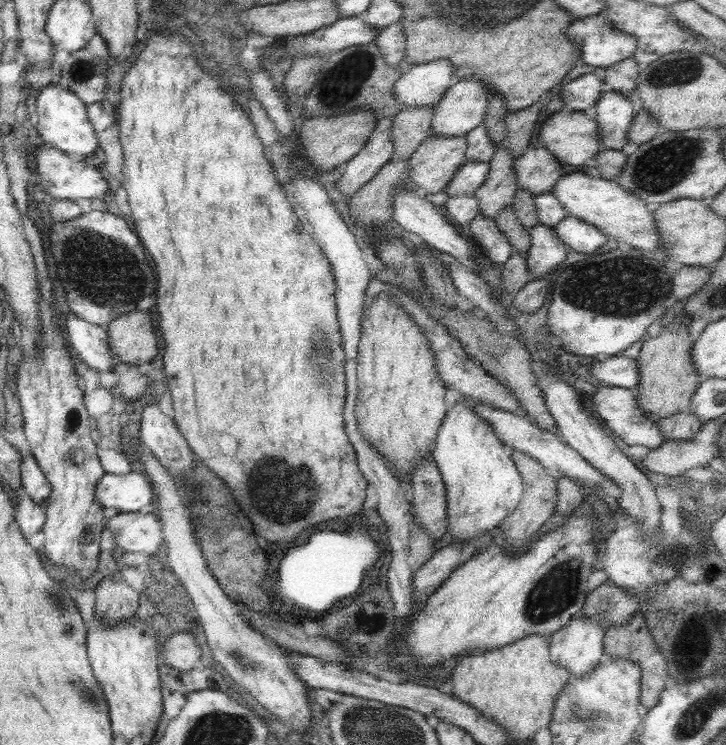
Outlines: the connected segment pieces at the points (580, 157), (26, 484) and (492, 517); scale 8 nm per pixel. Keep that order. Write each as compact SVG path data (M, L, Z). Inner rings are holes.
M561 110L540 124L533 139L541 140L542 147L547 149L562 167L584 164L602 150L599 146L597 123L589 112Z
M19 450L17 453L21 457L21 466L19 466L21 491L27 494L27 497L31 498L35 504L44 508L49 500L49 483L31 454L19 452Z
M466 402L455 403L443 415L433 439L431 457L445 485L446 530L452 537L452 544L486 536L521 499L522 482L514 462L505 454L503 443L497 439L491 425Z

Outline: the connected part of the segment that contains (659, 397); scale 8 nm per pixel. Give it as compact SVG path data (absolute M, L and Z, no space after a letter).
M677 319L675 323L661 327L655 337L645 339L640 346L637 361L637 407L655 420L671 416L687 409L697 388L697 371L691 361L691 344L688 325Z

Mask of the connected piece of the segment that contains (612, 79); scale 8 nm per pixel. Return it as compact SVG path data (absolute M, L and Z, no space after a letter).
M632 57L621 60L606 69L603 74L601 92L613 91L630 95L636 87L639 67Z

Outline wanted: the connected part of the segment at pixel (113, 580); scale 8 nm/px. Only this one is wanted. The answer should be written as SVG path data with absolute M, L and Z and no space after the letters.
M119 571L101 579L93 595L93 613L103 625L130 620L138 606L138 593L125 583Z

